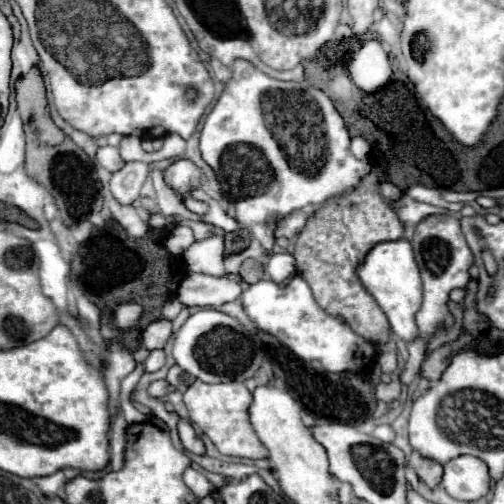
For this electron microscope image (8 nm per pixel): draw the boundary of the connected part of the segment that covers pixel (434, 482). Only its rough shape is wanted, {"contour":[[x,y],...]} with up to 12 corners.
{"contour":[[418,453],[410,467],[430,489],[440,485],[444,469]]}

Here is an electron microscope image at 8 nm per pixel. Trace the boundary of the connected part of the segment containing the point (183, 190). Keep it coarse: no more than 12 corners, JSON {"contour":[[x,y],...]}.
{"contour":[[178,159],[164,181],[178,199],[202,187],[204,171],[190,159]]}

